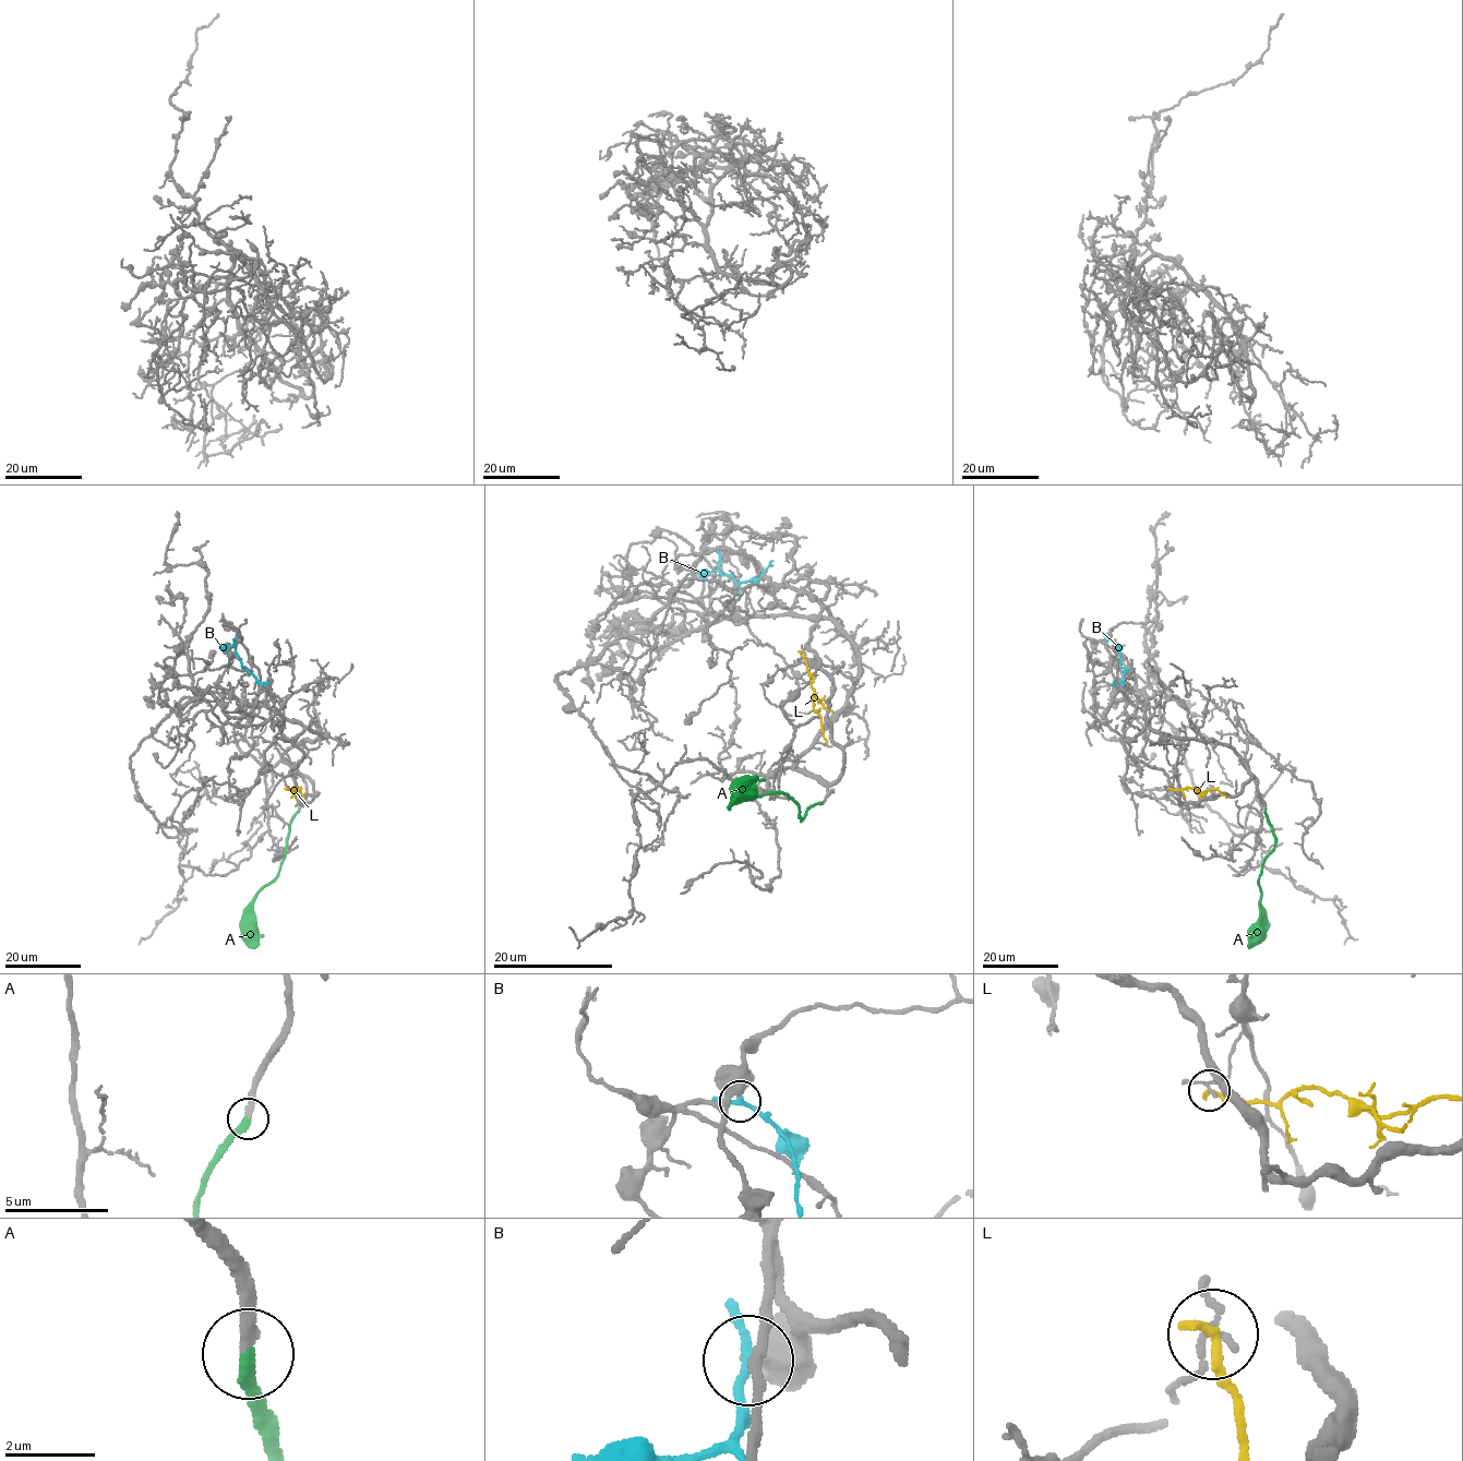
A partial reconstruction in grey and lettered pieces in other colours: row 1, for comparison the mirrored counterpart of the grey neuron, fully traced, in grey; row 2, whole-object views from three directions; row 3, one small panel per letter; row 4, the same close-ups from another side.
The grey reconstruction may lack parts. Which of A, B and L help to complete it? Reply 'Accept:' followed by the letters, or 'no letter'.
Accept: A

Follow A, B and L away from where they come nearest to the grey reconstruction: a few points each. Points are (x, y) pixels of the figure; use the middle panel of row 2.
A: (820, 803), (816, 803), (801, 819), (796, 804), (790, 797), (776, 792), (750, 795), (750, 781), (745, 777)
B: (719, 558), (721, 573), (730, 574), (739, 583), (755, 581), (774, 561)
L: (803, 651), (825, 743)

